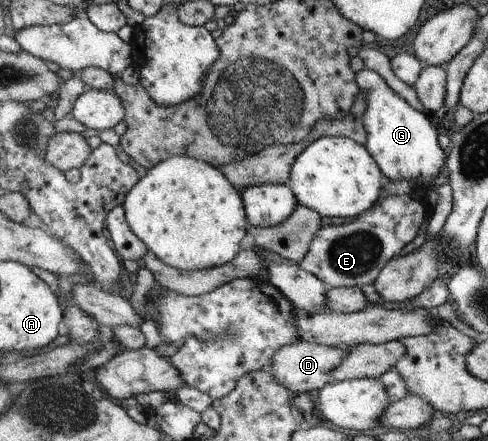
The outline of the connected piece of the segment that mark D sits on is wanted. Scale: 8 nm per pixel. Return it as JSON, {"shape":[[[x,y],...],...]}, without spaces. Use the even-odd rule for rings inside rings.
{"shape":[[[301,341],[281,349],[277,352],[268,368],[273,373],[278,383],[285,385],[285,388],[292,390],[295,394],[305,391],[319,391],[330,382],[330,374],[335,370],[348,355],[344,346],[320,345]]]}

